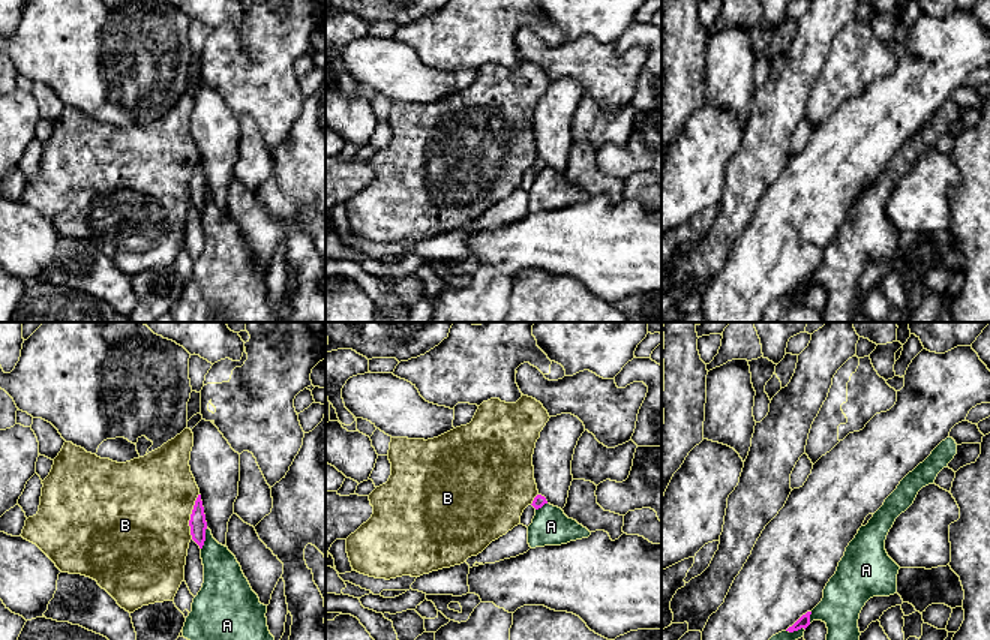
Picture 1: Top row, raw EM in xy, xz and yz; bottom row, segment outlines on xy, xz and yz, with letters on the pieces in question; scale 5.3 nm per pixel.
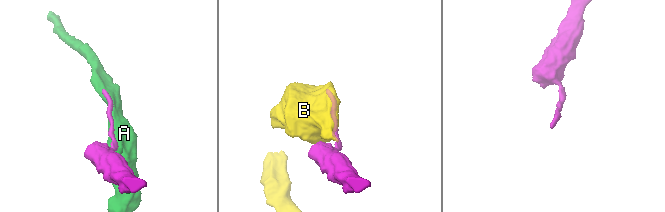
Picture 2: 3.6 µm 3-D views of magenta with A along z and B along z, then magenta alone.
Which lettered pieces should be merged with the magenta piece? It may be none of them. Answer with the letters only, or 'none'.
none

